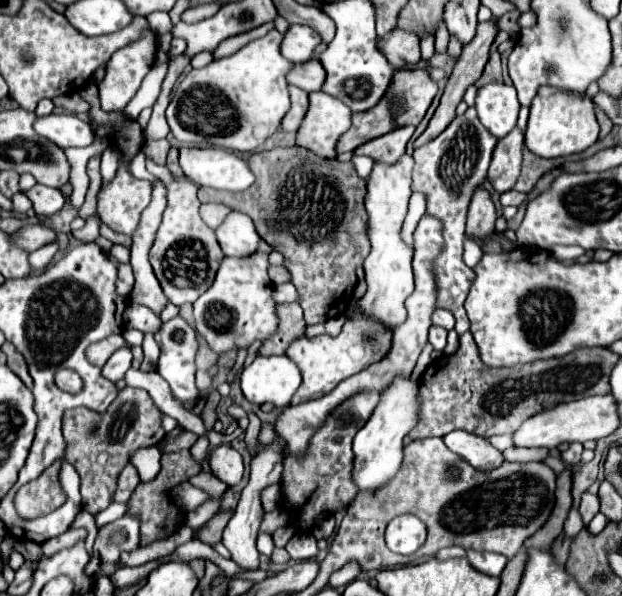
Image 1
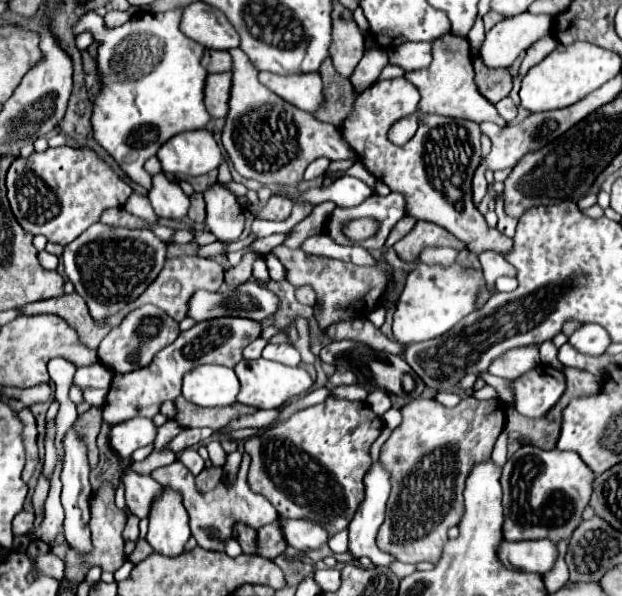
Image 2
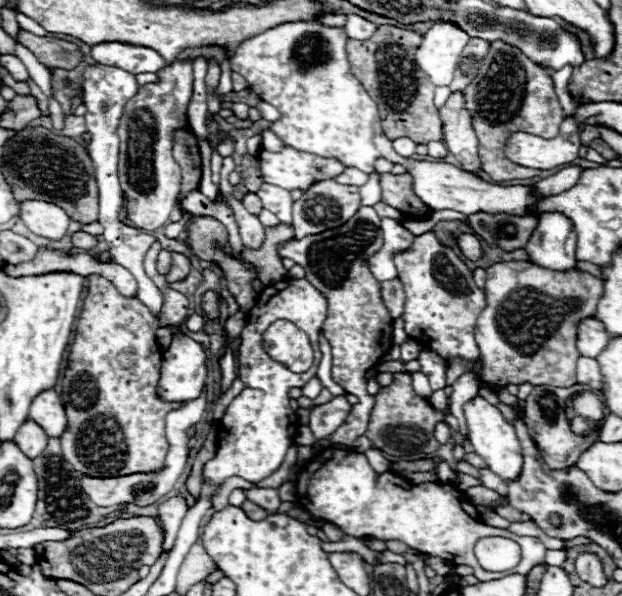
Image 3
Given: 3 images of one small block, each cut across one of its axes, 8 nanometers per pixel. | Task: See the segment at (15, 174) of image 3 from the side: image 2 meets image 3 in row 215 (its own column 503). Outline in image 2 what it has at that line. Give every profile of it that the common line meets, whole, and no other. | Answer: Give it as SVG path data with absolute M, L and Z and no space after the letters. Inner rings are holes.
M474 58L474 72L476 72L476 86L484 98L492 104L506 98L512 90L512 74L508 68L490 70L480 58Z

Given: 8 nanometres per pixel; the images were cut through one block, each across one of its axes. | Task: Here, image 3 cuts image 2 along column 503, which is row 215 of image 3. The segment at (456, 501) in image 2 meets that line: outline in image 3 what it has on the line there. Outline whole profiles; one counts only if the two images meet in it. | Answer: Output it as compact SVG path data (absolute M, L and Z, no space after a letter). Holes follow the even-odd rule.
M380 174L382 202L400 210L408 218L426 220L430 216L430 206L426 206L412 190L410 174Z

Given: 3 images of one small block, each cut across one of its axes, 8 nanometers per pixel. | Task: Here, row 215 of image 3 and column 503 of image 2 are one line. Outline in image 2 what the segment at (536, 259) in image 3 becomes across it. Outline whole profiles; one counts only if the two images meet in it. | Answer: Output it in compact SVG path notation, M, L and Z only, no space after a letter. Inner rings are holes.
M532 540L532 542L502 542L500 544L500 560L510 564L512 568L524 572L546 574L554 568L558 560L558 546L550 540Z

